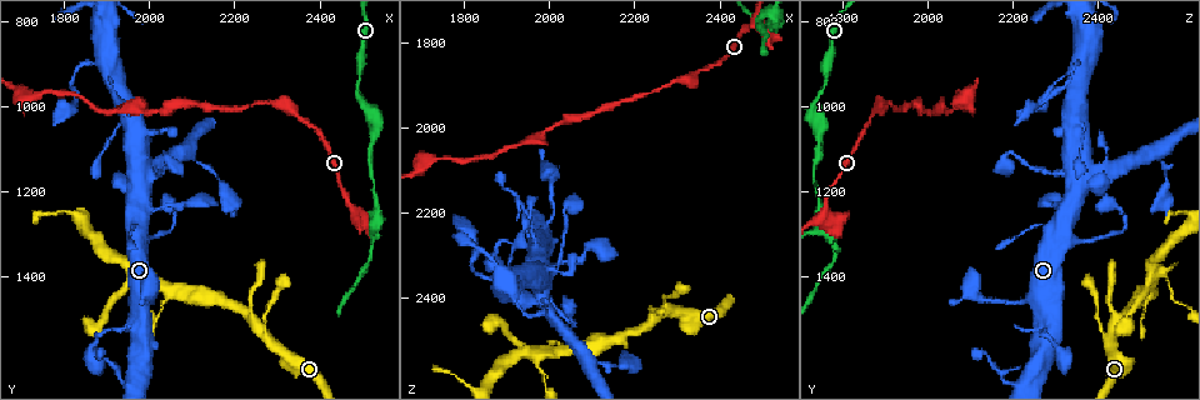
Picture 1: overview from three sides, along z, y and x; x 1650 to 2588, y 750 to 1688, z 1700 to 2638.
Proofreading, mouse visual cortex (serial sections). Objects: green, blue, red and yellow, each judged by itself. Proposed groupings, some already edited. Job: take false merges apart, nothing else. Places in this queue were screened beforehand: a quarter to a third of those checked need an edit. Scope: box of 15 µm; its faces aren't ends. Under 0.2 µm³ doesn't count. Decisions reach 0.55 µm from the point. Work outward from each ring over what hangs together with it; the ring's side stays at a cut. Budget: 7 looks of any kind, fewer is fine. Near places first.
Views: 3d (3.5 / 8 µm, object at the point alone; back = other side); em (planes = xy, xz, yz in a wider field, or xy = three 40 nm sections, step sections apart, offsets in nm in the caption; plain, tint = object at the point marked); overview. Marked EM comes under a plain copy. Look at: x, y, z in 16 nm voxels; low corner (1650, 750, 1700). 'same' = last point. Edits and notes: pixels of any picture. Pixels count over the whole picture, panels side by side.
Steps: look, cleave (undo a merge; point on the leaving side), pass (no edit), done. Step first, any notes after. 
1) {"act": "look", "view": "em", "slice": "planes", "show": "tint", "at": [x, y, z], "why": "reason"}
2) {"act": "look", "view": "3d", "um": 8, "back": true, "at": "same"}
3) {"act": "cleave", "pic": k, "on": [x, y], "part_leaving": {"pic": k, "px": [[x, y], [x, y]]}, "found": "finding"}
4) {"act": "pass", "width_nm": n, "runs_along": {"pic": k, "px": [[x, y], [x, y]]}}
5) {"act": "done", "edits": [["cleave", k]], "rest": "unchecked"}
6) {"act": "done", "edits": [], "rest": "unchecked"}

{"act": "look", "view": "3d", "um": 3.5, "at": [1970, 1390, 2520], "why": "abrupt turn"}

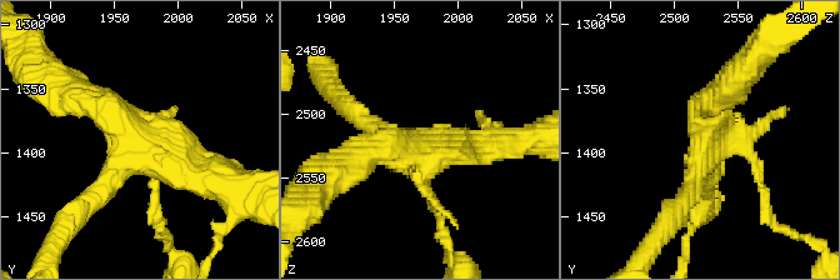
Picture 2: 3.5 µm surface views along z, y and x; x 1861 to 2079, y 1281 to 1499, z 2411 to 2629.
{"act": "look", "view": "em", "slice": "planes", "show": "tint", "at": [1974, 1392, 2526], "why": "need the tissue"}

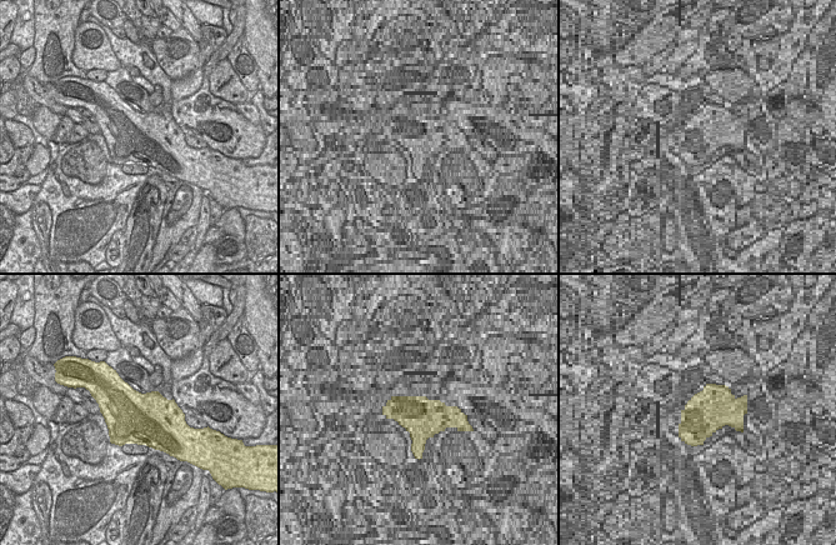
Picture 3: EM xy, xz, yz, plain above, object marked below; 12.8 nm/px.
{"act": "look", "view": "em", "slice": "xy", "step": 5, "show": "tint", "at": "same", "why": "another direction"}

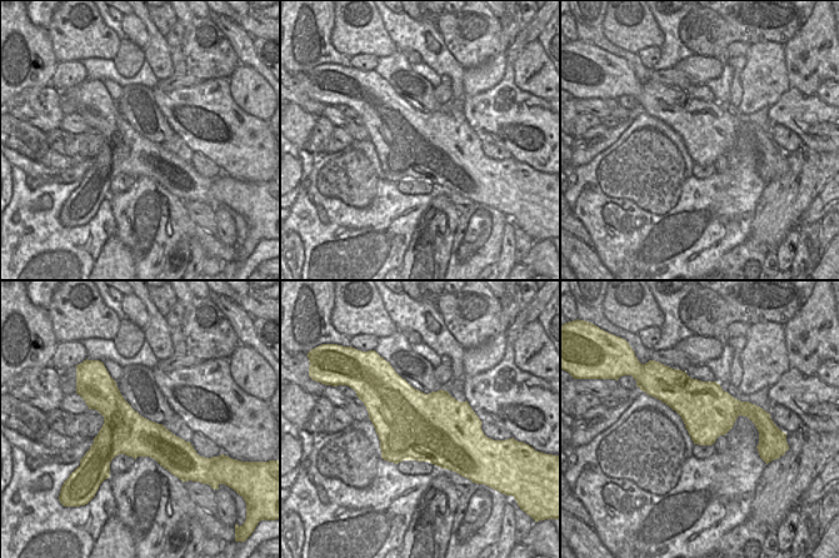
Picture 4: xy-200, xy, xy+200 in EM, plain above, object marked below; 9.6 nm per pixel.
{"act": "pass", "found": "all the same cell"}

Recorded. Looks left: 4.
{"act": "look", "view": "3d", "um": 3.5, "at": [1975, 1155, 2380], "why": "abrupt turn"}

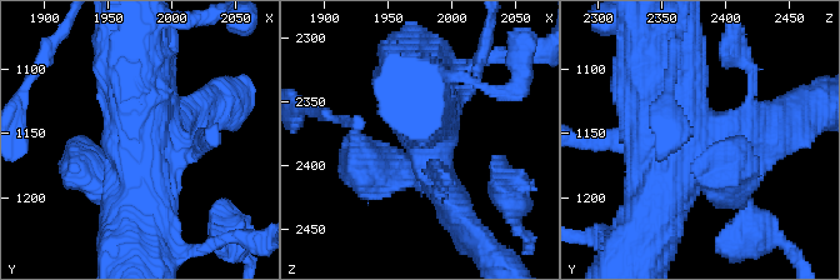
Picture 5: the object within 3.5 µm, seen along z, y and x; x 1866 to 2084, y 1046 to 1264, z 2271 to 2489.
{"act": "look", "view": "em", "slice": "xy", "step": 1, "show": "tint", "at": "same", "why": "now the EM"}

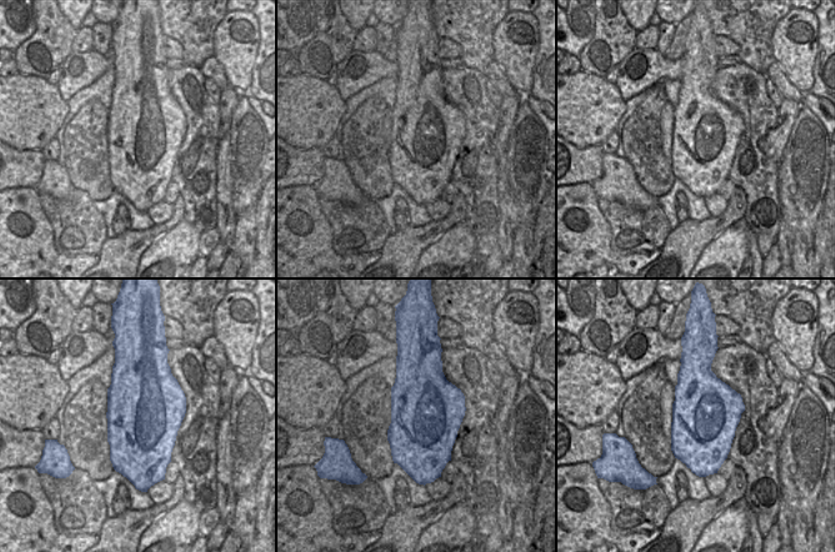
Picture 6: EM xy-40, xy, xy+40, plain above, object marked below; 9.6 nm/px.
{"act": "look", "view": "em", "slice": "xy", "step": 2, "show": "tint", "at": "same"}

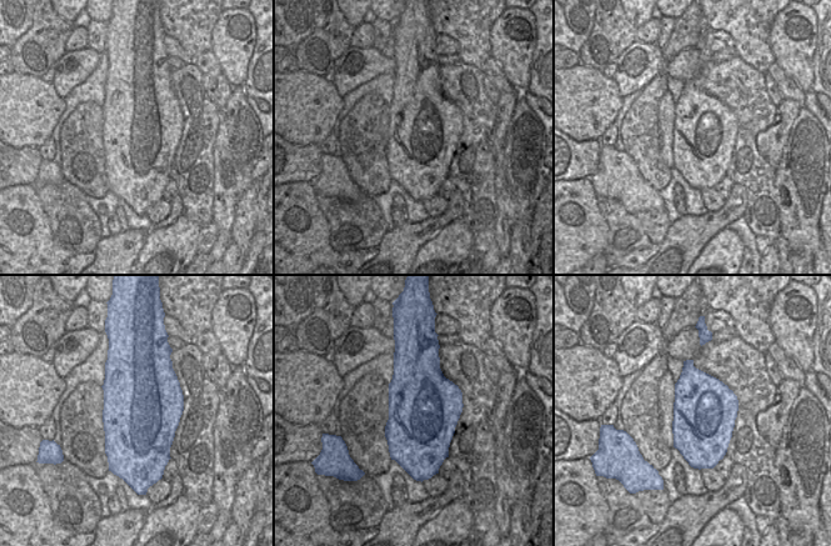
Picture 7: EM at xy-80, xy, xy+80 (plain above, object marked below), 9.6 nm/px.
{"act": "pass", "runs_along": {"pic": 5, "px": [[136, 226], [140, 91], [133, 56]]}, "found": "continuous, no second cell"}

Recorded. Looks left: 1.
{"act": "done", "edits": [], "rest": "unchecked"}

